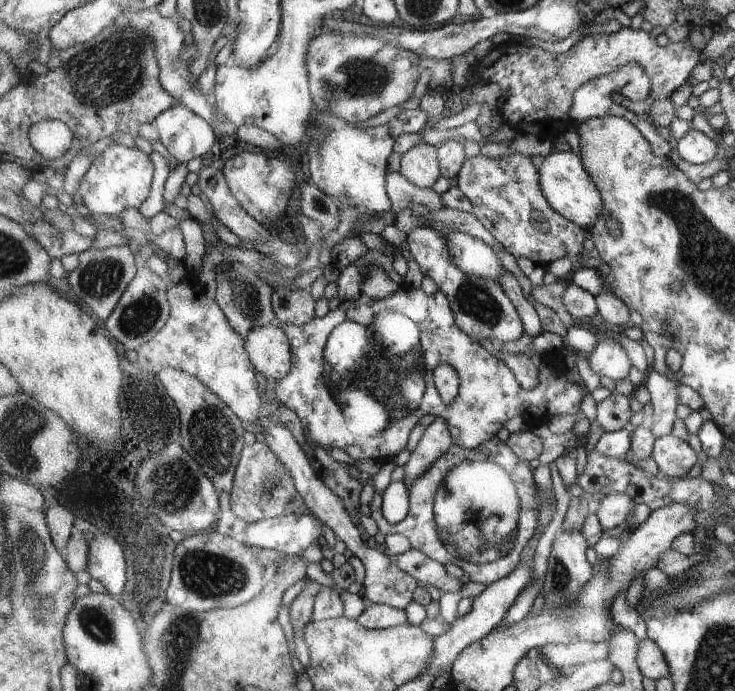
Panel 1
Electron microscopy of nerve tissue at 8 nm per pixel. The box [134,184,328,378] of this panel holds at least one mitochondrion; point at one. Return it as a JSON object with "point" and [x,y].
{"point":[245,294]}

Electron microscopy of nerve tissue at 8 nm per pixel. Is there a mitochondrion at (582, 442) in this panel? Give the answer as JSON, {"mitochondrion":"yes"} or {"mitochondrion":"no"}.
{"mitochondrion":"no"}

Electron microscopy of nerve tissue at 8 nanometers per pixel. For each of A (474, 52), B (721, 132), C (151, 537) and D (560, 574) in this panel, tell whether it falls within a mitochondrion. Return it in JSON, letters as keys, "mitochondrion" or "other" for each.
{"A":"other","B":"other","C":"other","D":"mitochondrion"}

